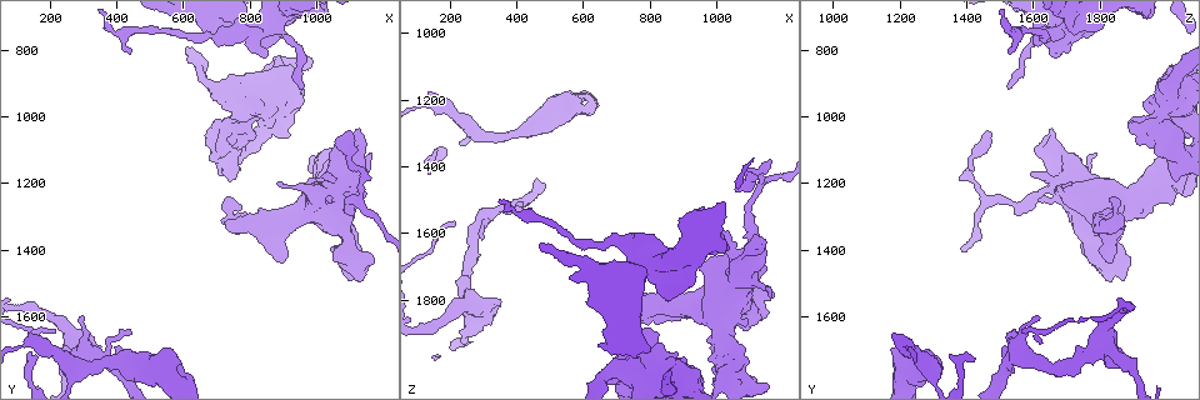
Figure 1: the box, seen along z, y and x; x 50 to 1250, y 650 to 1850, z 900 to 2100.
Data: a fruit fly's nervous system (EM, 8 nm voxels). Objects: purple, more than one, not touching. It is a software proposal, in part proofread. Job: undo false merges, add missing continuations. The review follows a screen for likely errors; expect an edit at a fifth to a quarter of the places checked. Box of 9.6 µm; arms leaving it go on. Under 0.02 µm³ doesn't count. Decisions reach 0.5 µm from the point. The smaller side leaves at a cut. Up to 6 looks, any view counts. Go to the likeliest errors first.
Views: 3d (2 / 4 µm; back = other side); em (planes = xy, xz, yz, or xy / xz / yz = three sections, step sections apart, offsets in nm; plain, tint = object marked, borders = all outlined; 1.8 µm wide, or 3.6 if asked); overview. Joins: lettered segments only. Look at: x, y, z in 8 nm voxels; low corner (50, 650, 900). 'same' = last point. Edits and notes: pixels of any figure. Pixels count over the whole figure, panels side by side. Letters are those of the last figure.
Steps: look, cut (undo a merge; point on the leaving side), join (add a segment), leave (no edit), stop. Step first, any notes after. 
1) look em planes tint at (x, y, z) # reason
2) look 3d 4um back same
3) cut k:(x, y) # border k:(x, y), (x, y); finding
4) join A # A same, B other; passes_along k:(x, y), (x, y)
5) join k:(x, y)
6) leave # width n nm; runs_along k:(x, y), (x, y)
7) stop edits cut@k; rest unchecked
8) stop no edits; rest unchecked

look em planes borders at (860, 810, 1650) # branch stops here

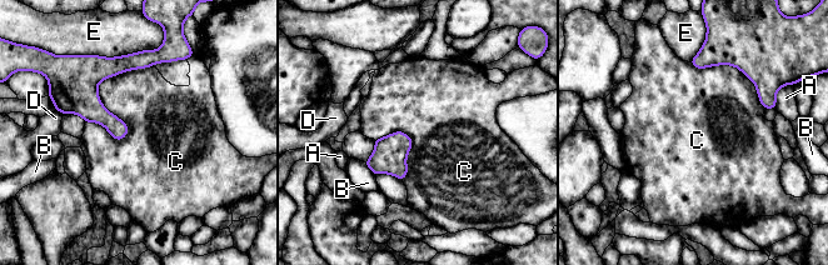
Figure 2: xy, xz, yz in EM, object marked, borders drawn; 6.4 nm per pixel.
leave # longest_contact C 550 nm; A other, B other, C other, D other, E other; border 2:(150, 65), (85, 123); none of them fits

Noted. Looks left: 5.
look em yz step 4 borders at (440, 800, 1530)

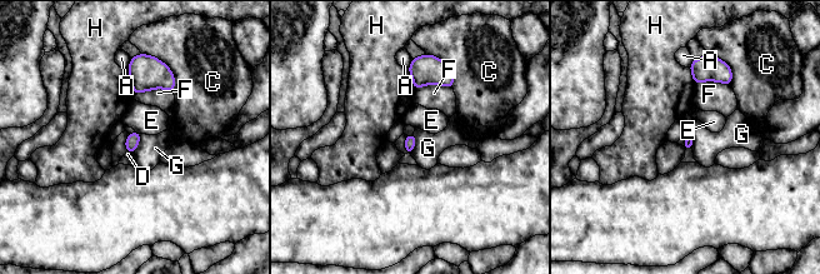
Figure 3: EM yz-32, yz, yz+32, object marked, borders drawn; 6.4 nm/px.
look em planes borders same # another direction

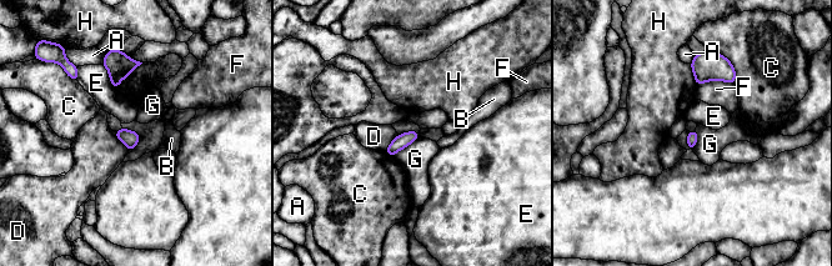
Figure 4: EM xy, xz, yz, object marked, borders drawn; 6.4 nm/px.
leave # A other, B other, C other, D other, E other, F other, G other, H other; border 4:(419, 136), (394, 156); no lettered segment goes on from it

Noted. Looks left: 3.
look em planes borders at (140, 1680, 1210) # sudden change in width

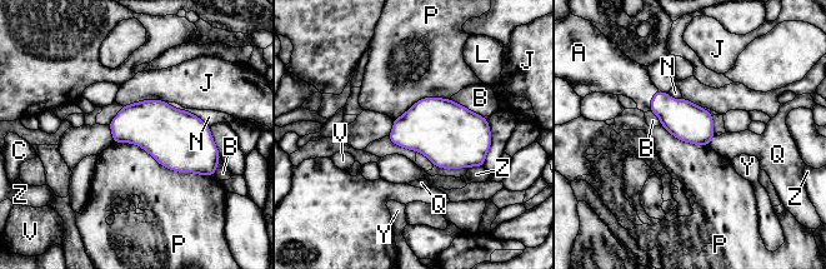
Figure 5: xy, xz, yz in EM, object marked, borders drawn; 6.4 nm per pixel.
join A # longest_contact P 650 nm; A same, B other, C other, J other, L other, N other, P other, Q other, V other, Y other, Z other; passes_along 5:(682, 119), (651, 100), (621, 75); it goes on there

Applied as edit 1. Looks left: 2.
stop edits join@5; rest unchecked

